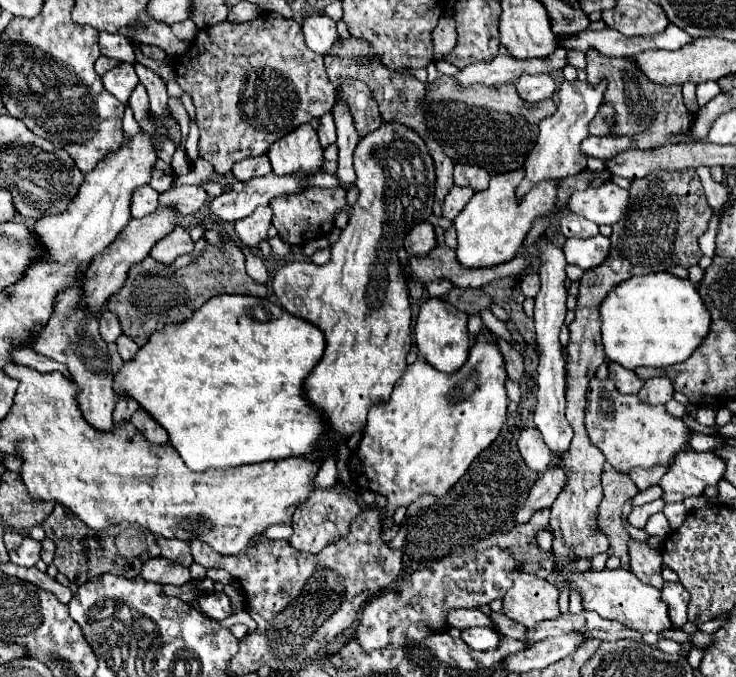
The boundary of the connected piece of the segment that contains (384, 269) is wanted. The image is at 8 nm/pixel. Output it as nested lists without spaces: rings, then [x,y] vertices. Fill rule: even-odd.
[[[384,122],[378,130],[374,130],[372,134],[366,134],[356,150],[354,150],[354,170],[356,170],[356,186],[360,190],[360,196],[356,200],[356,204],[350,208],[350,214],[348,214],[348,224],[346,228],[340,232],[340,238],[338,242],[332,244],[330,252],[332,252],[332,258],[328,264],[322,264],[322,266],[316,266],[316,264],[310,264],[310,262],[288,262],[284,264],[282,268],[278,268],[272,276],[272,290],[274,294],[278,296],[282,308],[302,320],[308,320],[312,324],[316,324],[324,336],[326,336],[326,350],[324,350],[324,356],[322,360],[318,362],[318,366],[312,370],[312,374],[308,376],[308,380],[304,382],[304,392],[306,392],[306,398],[318,408],[318,410],[324,410],[328,414],[328,420],[332,422],[332,432],[336,436],[352,436],[354,432],[362,432],[364,426],[366,426],[366,416],[368,416],[368,410],[370,406],[374,406],[376,402],[380,400],[388,400],[390,398],[390,392],[396,384],[396,380],[404,374],[404,368],[406,368],[406,354],[410,352],[412,348],[412,336],[410,336],[410,300],[408,300],[408,278],[404,278],[404,270],[400,270],[400,260],[398,260],[398,250],[402,248],[404,244],[404,238],[408,236],[408,230],[412,230],[412,226],[420,224],[426,216],[432,216],[432,204],[434,204],[434,184],[436,184],[436,166],[434,166],[434,160],[426,148],[426,142],[408,126],[404,124],[390,124],[390,122]]]

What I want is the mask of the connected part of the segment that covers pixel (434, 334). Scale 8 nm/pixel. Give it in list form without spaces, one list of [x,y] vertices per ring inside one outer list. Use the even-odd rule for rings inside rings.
[[[430,298],[420,306],[416,324],[414,324],[414,338],[418,352],[440,372],[456,372],[468,358],[470,350],[470,334],[468,334],[468,316],[464,312],[458,314],[456,306],[448,304],[442,298]]]

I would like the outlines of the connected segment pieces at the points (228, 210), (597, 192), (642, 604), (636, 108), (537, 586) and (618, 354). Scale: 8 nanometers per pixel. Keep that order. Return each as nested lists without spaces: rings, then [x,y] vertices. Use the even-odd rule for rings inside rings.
[[[266,174],[260,178],[250,178],[246,182],[234,182],[232,190],[226,194],[220,194],[214,198],[204,214],[204,224],[210,224],[212,220],[220,222],[236,222],[240,218],[250,216],[258,206],[268,206],[268,202],[274,196],[280,194],[294,194],[304,190],[304,176],[292,174],[292,176],[276,176]]]
[[[604,182],[598,188],[590,186],[582,192],[572,194],[568,200],[568,208],[578,216],[596,222],[598,226],[600,224],[612,226],[628,210],[628,200],[630,200],[628,190],[622,190],[614,182]]]
[[[618,568],[618,570],[592,570],[584,574],[574,574],[570,580],[570,590],[582,592],[582,602],[586,610],[598,612],[602,618],[618,620],[630,630],[638,630],[640,634],[654,632],[662,634],[664,630],[674,628],[668,618],[668,604],[660,598],[660,590],[640,582],[630,570]]]
[[[590,48],[586,52],[587,80],[596,86],[600,76],[608,80],[606,100],[610,100],[616,108],[616,130],[614,136],[628,136],[636,142],[638,150],[658,148],[666,142],[670,134],[684,132],[690,128],[690,112],[682,102],[682,86],[656,86],[656,82],[644,78],[640,66],[632,58],[606,58],[598,50]]]
[[[512,572],[514,586],[504,596],[504,614],[514,622],[532,628],[542,620],[552,620],[558,610],[558,588],[528,572]]]
[[[652,272],[624,280],[600,306],[602,344],[612,362],[624,368],[664,368],[684,362],[708,336],[712,316],[708,314],[696,286],[670,272]]]

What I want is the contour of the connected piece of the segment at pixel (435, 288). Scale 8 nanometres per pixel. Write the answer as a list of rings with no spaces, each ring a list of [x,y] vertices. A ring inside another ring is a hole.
[[[446,278],[428,282],[428,294],[430,296],[446,296],[450,290],[452,290],[452,282],[448,282]]]

